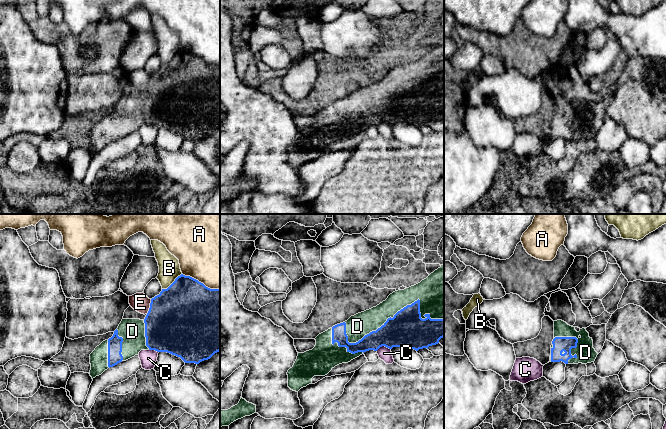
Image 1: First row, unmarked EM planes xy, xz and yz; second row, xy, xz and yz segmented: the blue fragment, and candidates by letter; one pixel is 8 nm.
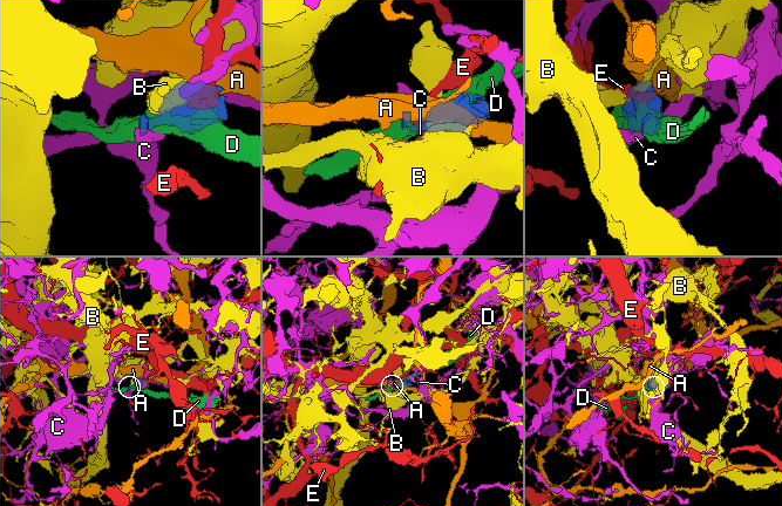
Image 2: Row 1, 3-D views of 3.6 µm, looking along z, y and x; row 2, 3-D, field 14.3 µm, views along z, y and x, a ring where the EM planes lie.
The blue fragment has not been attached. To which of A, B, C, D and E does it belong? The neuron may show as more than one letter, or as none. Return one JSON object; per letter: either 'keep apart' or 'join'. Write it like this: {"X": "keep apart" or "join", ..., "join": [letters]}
{"A": "keep apart", "B": "keep apart", "C": "keep apart", "D": "join", "E": "keep apart", "join": ["D"]}

